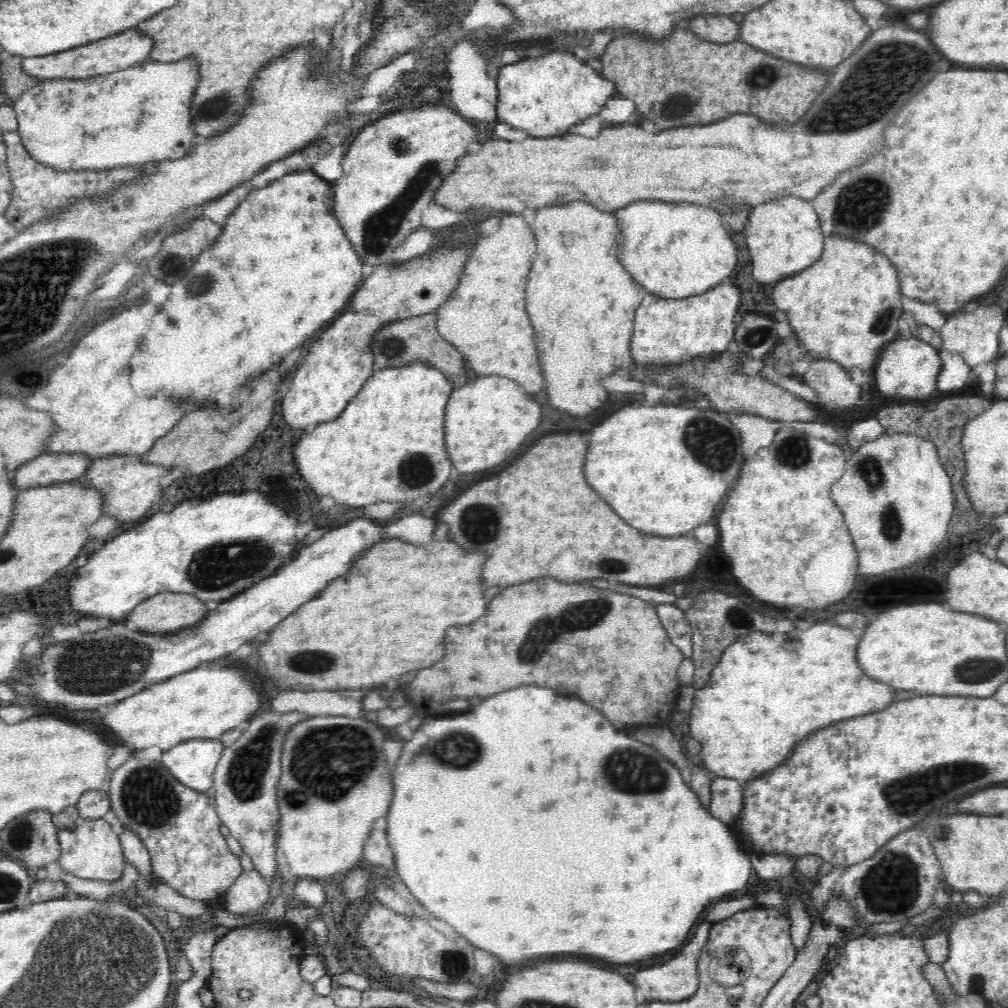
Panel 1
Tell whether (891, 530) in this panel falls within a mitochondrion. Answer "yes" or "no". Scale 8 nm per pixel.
yes

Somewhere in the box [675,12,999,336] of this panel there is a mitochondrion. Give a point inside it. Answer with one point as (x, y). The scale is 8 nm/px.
(894, 68)

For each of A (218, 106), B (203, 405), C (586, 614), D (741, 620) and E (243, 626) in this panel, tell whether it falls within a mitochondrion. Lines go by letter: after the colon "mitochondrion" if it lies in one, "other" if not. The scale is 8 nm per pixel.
A: mitochondrion
B: other
C: mitochondrion
D: mitochondrion
E: other

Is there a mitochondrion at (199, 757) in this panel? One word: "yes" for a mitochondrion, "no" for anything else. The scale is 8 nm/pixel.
no

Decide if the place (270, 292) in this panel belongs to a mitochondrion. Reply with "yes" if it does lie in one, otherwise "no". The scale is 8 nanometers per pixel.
no

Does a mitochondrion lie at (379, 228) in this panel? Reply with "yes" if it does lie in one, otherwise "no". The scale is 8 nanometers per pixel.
yes

